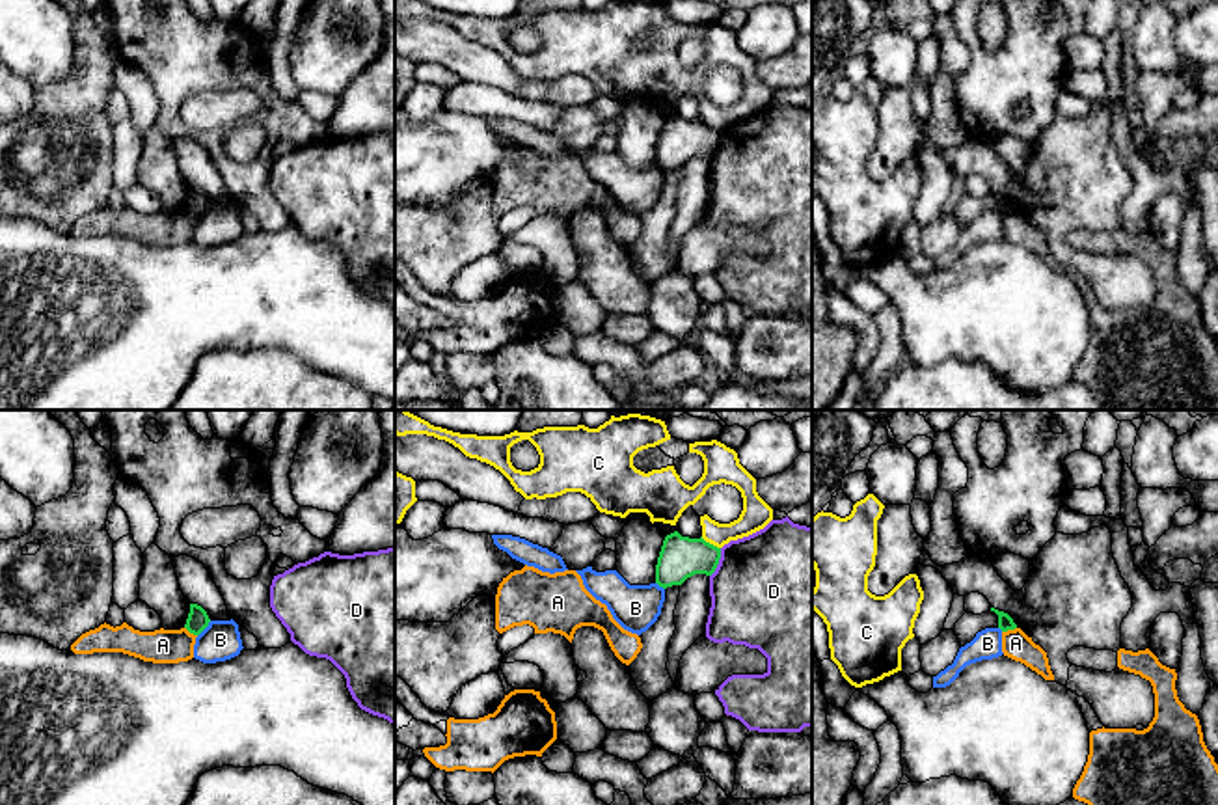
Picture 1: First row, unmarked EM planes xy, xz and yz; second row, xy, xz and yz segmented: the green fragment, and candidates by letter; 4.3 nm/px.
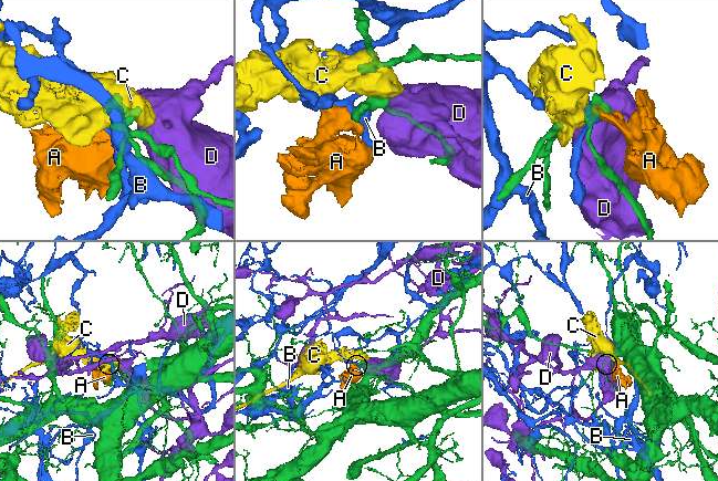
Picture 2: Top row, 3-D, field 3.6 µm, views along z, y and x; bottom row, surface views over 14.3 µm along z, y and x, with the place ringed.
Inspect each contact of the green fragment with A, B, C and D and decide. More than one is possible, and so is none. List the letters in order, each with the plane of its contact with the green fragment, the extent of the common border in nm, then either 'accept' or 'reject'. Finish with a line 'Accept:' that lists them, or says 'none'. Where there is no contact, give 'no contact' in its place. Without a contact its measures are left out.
A: contact in yz; length 70 nm; reject
B: contact in xy; length 90 nm; reject
C: contact in xz; length 100 nm; reject
D: contact in xz; length 140 nm; reject
Accept: none

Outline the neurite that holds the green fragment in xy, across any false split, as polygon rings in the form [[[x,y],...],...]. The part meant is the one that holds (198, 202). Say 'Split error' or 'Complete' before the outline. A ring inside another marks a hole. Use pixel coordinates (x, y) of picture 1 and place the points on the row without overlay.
Complete. [[[190,186],[190,196],[188,196],[184,211],[190,216],[199,218],[209,209],[209,205],[210,201],[207,194],[197,186]]]

